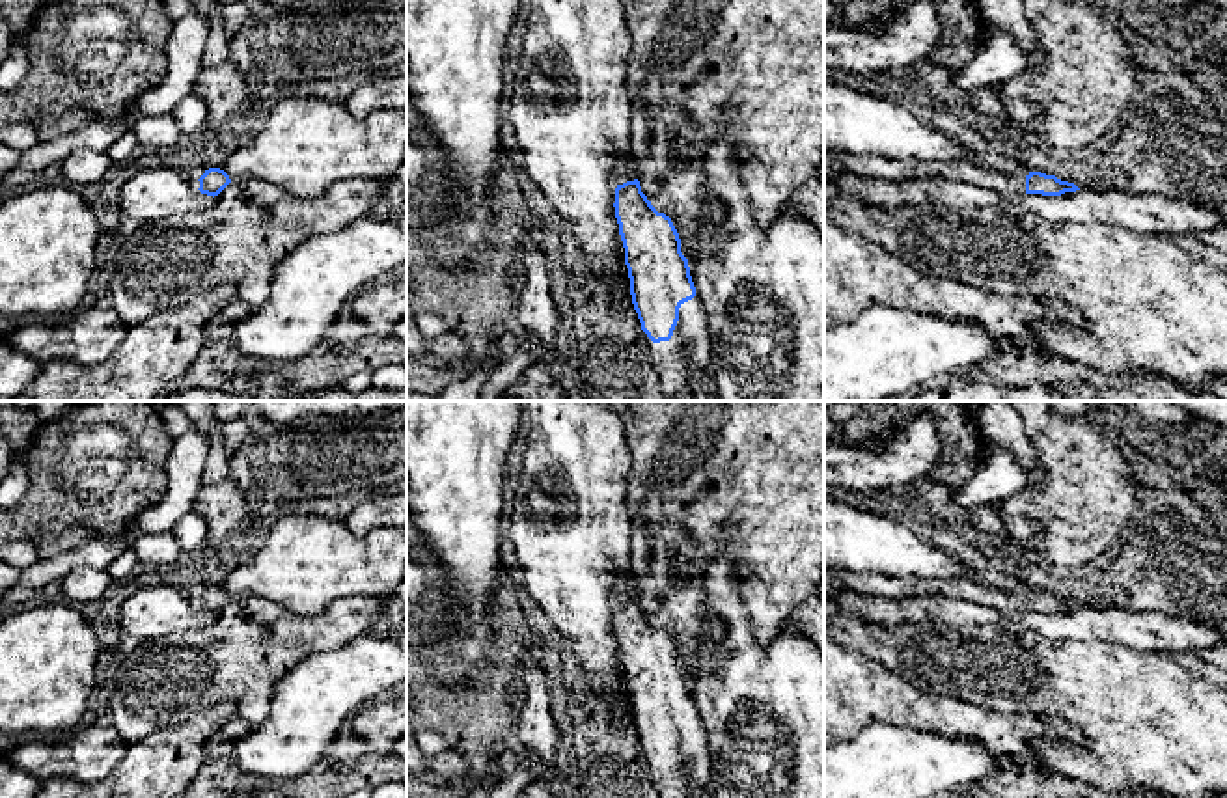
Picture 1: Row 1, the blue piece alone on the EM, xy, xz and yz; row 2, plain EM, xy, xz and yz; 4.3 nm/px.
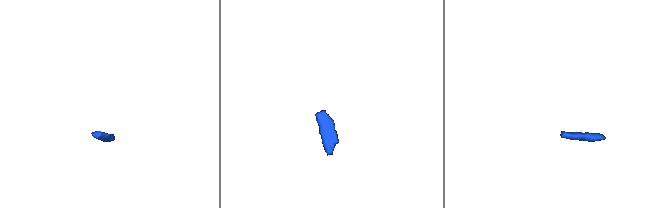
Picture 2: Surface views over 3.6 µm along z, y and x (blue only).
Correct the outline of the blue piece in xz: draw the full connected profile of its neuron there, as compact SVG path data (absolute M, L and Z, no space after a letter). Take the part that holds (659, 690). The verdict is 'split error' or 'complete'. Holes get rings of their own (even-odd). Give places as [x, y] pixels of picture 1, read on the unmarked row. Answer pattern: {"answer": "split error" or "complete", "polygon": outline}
{"answer": "split error", "polygon": "M630 571L614 574L615 636L625 666L632 722L641 740L649 774L658 798L709 798L710 755L707 727L696 710L688 677L681 669L681 656L669 634L658 630L638 598L638 576Z"}

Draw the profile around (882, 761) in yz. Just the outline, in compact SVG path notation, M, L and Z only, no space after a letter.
M873 723L850 740L824 748L824 798L947 798L1007 766L968 738Z

